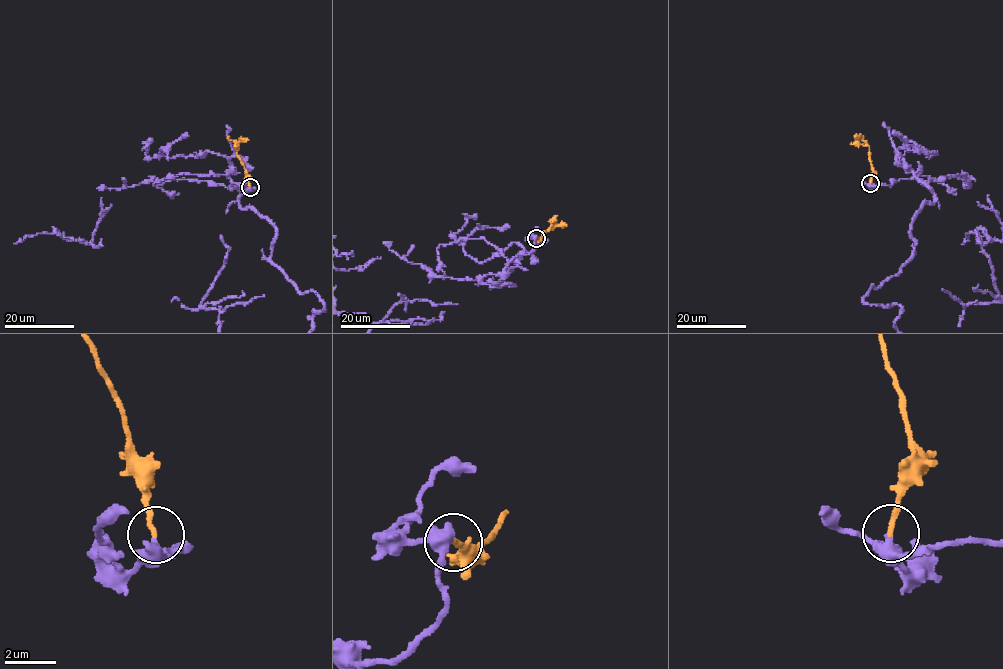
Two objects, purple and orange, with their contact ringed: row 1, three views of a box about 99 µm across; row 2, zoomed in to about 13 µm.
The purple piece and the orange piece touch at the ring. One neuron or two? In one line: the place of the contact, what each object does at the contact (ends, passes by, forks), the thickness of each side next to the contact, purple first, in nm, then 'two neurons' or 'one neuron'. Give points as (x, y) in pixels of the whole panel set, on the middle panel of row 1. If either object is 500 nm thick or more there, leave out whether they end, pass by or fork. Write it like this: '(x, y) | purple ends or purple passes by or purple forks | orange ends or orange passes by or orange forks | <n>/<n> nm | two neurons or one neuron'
(536, 238) | purple passes by | orange ends | 400/200 nm | one neuron

